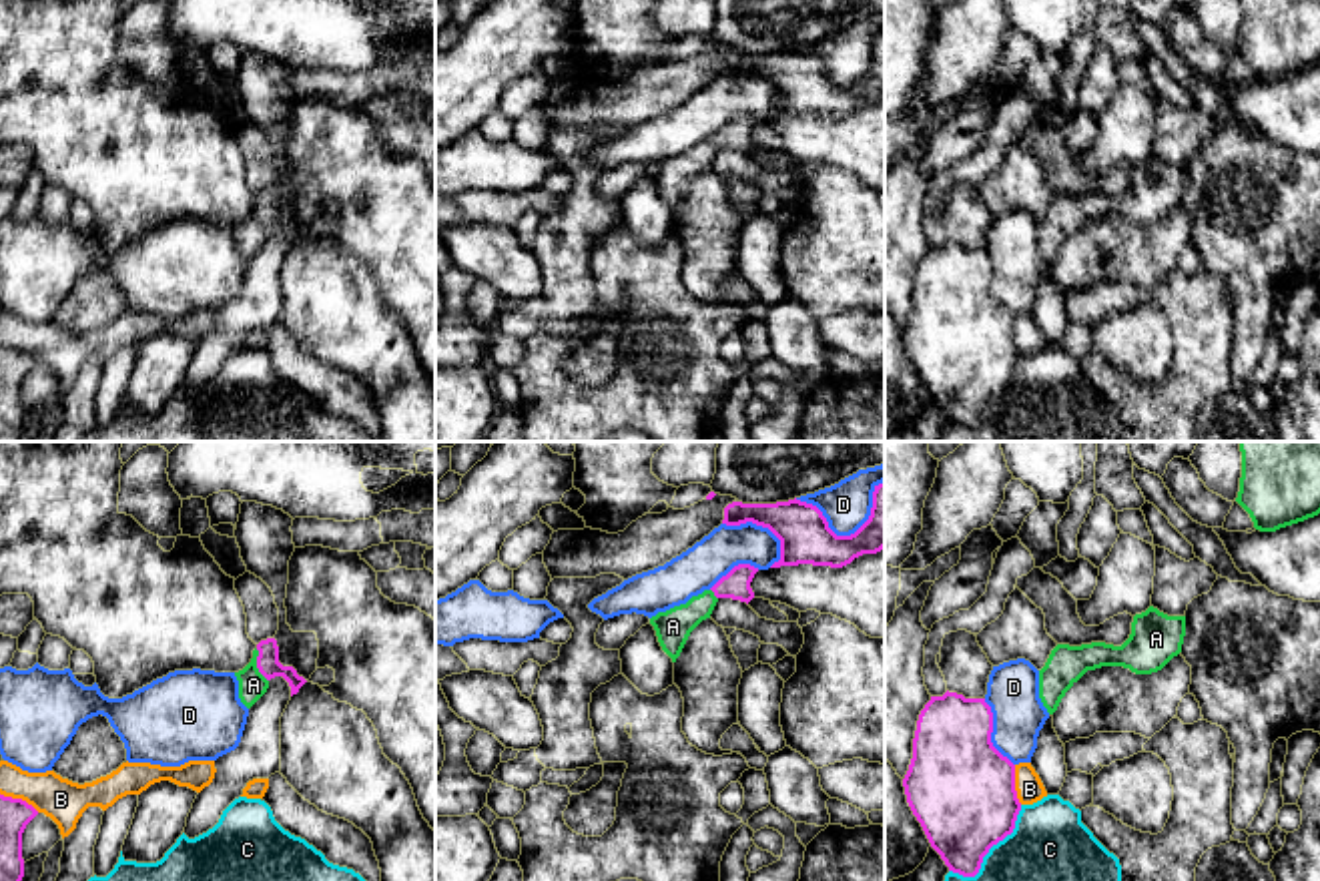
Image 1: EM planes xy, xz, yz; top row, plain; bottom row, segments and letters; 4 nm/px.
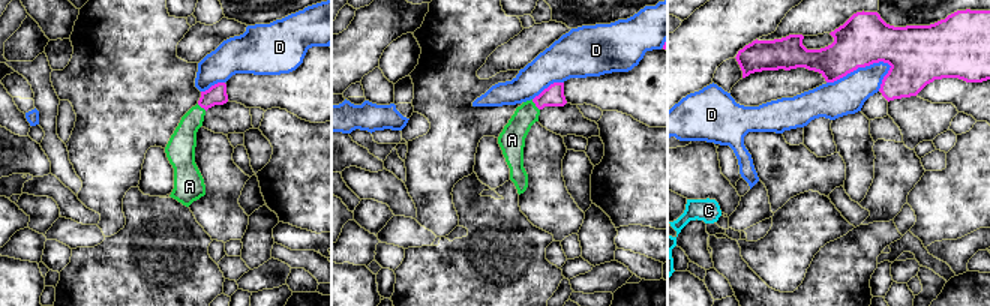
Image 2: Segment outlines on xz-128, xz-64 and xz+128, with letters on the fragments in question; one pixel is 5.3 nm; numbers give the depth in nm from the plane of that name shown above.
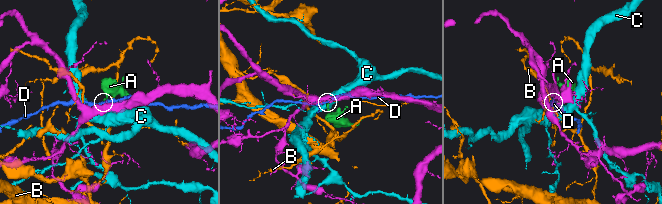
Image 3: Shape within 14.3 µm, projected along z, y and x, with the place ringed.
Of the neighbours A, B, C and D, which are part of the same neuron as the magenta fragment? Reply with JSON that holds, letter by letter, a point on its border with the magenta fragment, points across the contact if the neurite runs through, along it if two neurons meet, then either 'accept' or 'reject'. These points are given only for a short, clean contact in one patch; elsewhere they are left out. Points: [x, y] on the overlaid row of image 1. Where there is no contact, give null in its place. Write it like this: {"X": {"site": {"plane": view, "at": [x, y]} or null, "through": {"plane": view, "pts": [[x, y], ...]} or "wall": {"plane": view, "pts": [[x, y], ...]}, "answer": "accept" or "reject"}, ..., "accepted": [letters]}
{"A": {"site": {"plane": "xy", "at": [257, 665]}, "through": {"plane": "xy", "pts": [[267, 661], [257, 665], [253, 685]]}, "answer": "accept"}, "B": {"site": {"plane": "yz", "at": [1014, 785]}, "answer": "reject"}, "C": {"site": {"plane": "yz", "at": [987, 851]}, "answer": "reject"}, "D": {"site": {"plane": "xz", "at": [847, 536]}, "answer": "reject"}, "accepted": ["A"]}

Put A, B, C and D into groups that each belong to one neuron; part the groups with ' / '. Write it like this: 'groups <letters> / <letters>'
groups A / B / C / D

